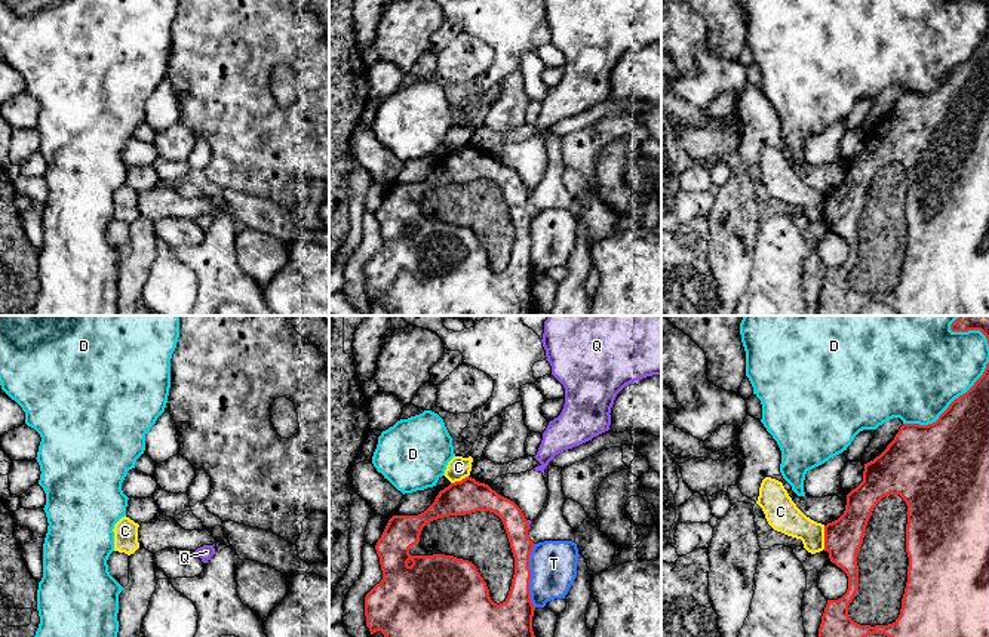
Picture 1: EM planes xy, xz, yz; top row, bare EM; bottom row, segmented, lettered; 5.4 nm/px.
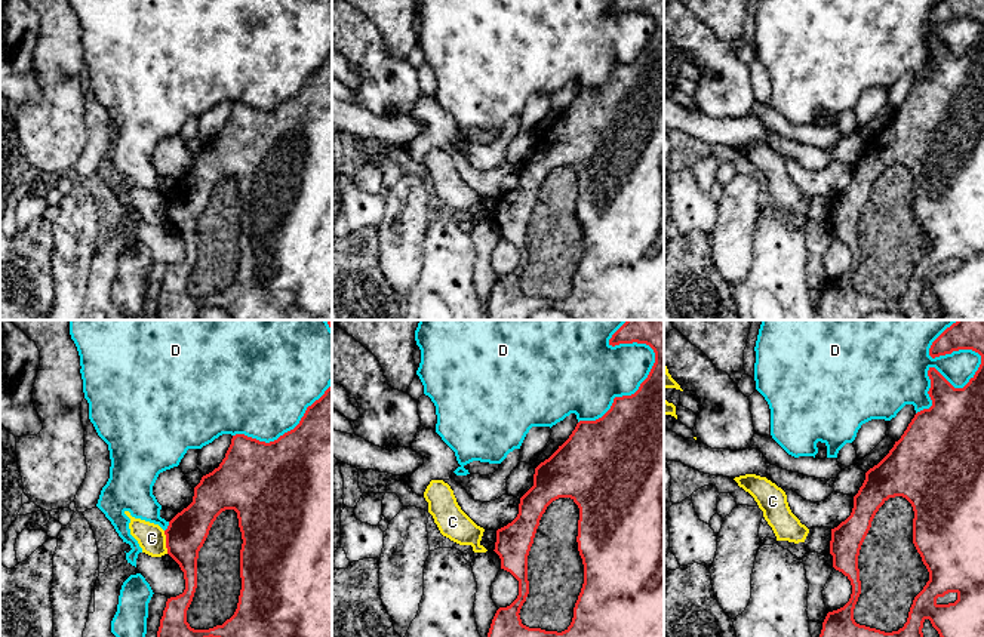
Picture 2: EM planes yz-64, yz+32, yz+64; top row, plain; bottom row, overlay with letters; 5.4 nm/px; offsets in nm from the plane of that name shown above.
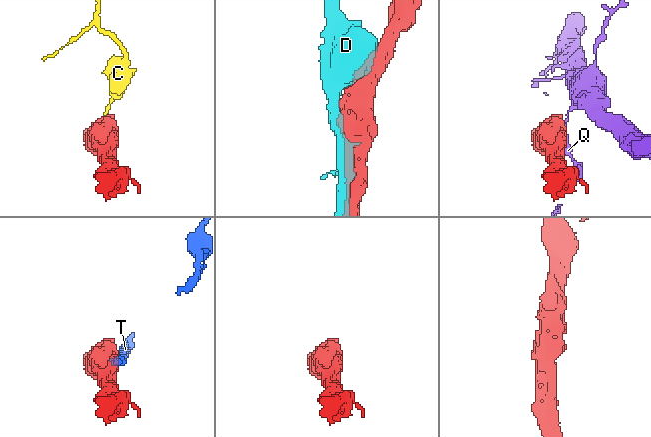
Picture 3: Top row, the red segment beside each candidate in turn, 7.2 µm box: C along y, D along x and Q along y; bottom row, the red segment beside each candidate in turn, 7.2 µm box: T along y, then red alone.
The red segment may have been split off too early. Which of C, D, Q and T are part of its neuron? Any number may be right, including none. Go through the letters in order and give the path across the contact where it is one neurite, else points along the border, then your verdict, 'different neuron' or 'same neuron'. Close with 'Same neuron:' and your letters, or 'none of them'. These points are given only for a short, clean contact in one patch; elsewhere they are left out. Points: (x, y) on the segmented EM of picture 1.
C: border along yz (823, 526), (825, 548); different neuron
D: different neuron
Q: different neuron
T: different neuron
Same neuron: none of them

